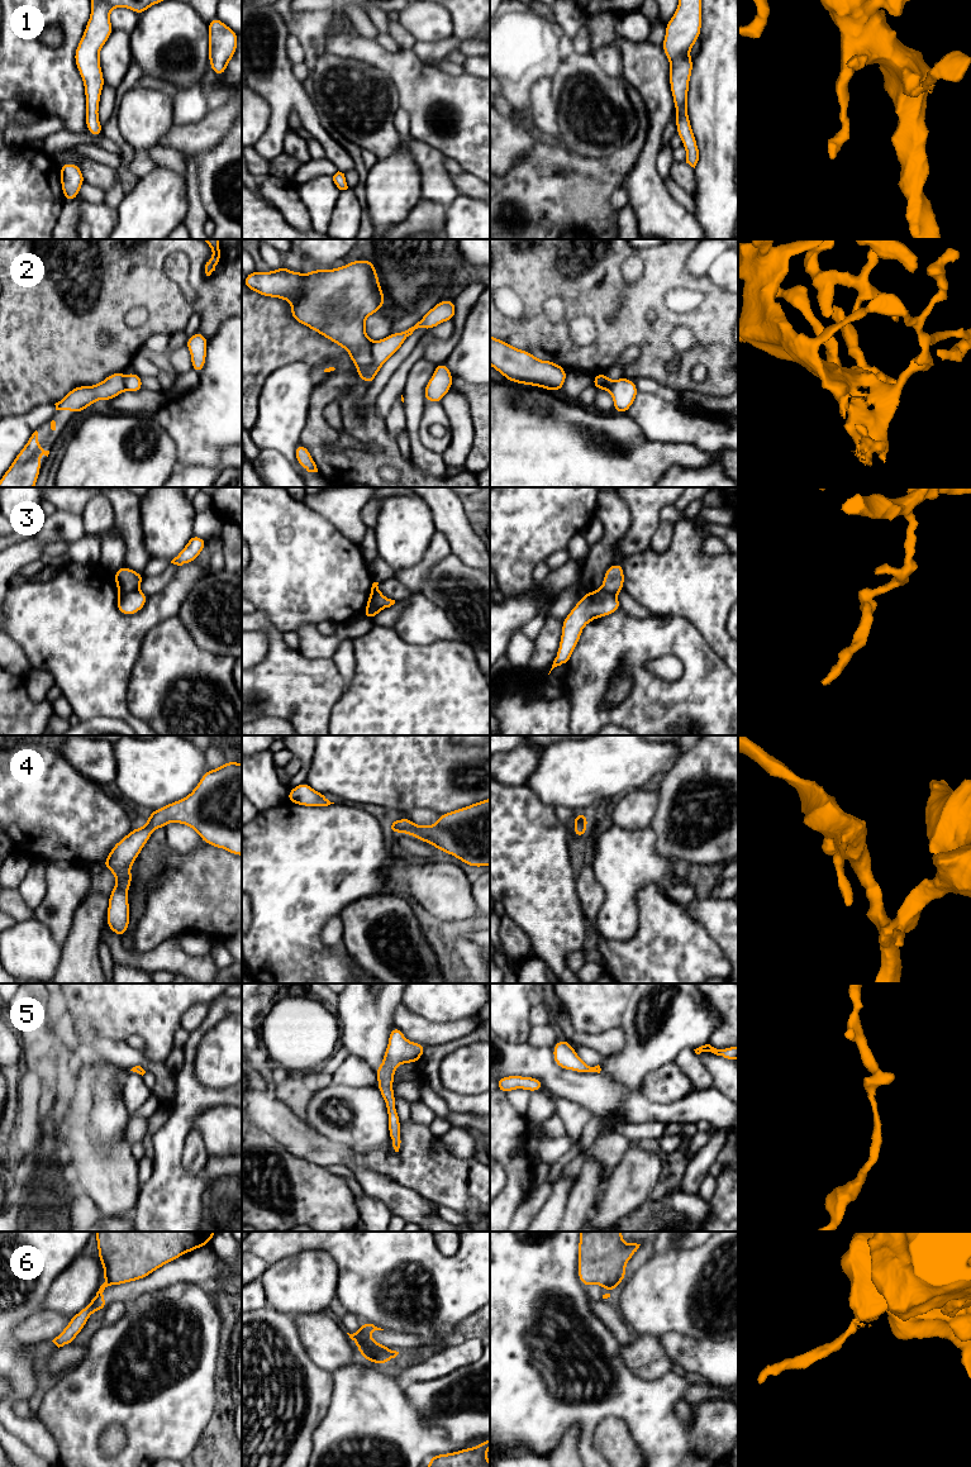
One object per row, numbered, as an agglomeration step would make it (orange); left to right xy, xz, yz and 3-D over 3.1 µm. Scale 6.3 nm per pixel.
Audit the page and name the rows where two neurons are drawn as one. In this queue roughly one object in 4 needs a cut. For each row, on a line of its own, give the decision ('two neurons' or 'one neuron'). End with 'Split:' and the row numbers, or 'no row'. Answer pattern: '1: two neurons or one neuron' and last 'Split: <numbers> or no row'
1: one neuron
2: two neurons
3: two neurons
4: one neuron
5: one neuron
6: two neurons
Split: 2, 3, 6

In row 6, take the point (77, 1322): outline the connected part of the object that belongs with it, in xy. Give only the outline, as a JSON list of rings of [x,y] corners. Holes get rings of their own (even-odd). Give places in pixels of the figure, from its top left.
[[[104,1282],[91,1302],[86,1305],[80,1313],[73,1315],[65,1328],[63,1332],[61,1332],[52,1342],[60,1348],[67,1344],[73,1343],[76,1335],[84,1329],[85,1324],[87,1323],[90,1315],[95,1313],[96,1310],[105,1310],[106,1309],[106,1301],[103,1295],[104,1290],[108,1286],[113,1286],[109,1282]]]

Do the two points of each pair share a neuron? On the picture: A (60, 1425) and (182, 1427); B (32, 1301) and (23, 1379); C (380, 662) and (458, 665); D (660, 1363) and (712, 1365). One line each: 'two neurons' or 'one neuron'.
A: one neuron
B: one neuron
C: one neuron
D: two neurons

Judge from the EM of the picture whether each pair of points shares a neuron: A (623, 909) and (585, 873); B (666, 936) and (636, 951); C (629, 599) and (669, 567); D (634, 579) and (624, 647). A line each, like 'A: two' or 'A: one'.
A: two
B: one
C: two
D: two

